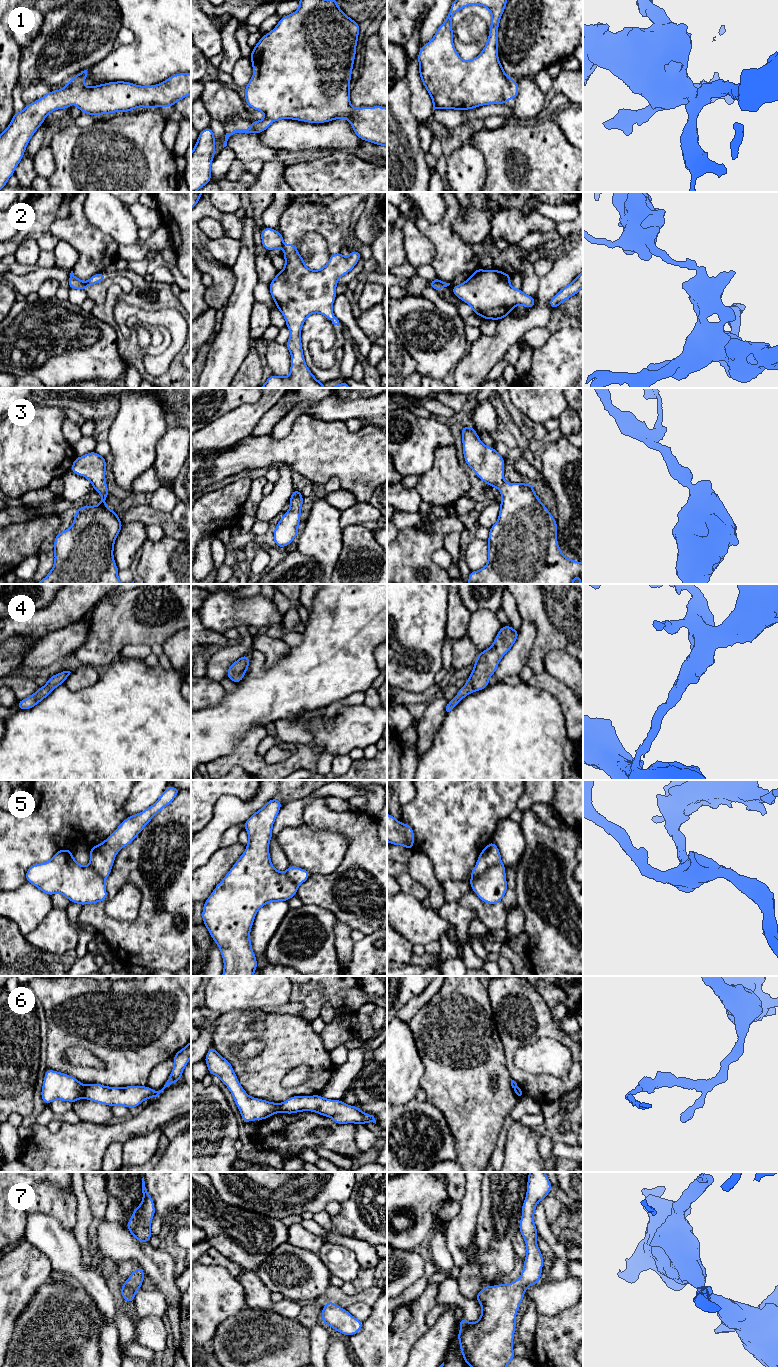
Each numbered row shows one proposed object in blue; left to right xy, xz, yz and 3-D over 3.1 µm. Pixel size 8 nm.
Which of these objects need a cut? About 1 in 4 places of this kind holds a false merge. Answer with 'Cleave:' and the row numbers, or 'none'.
Cleave: 2, 5, 6

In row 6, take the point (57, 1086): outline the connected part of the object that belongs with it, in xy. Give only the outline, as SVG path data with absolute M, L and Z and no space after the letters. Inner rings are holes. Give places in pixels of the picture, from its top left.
M47 1069L42 1085L41 1097L48 1105L54 1100L76 1102L83 1097L86 1085L75 1077Z

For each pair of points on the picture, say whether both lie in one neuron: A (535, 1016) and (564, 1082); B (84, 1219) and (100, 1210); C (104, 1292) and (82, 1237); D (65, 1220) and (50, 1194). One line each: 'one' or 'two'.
A: one
B: two
C: two
D: one

